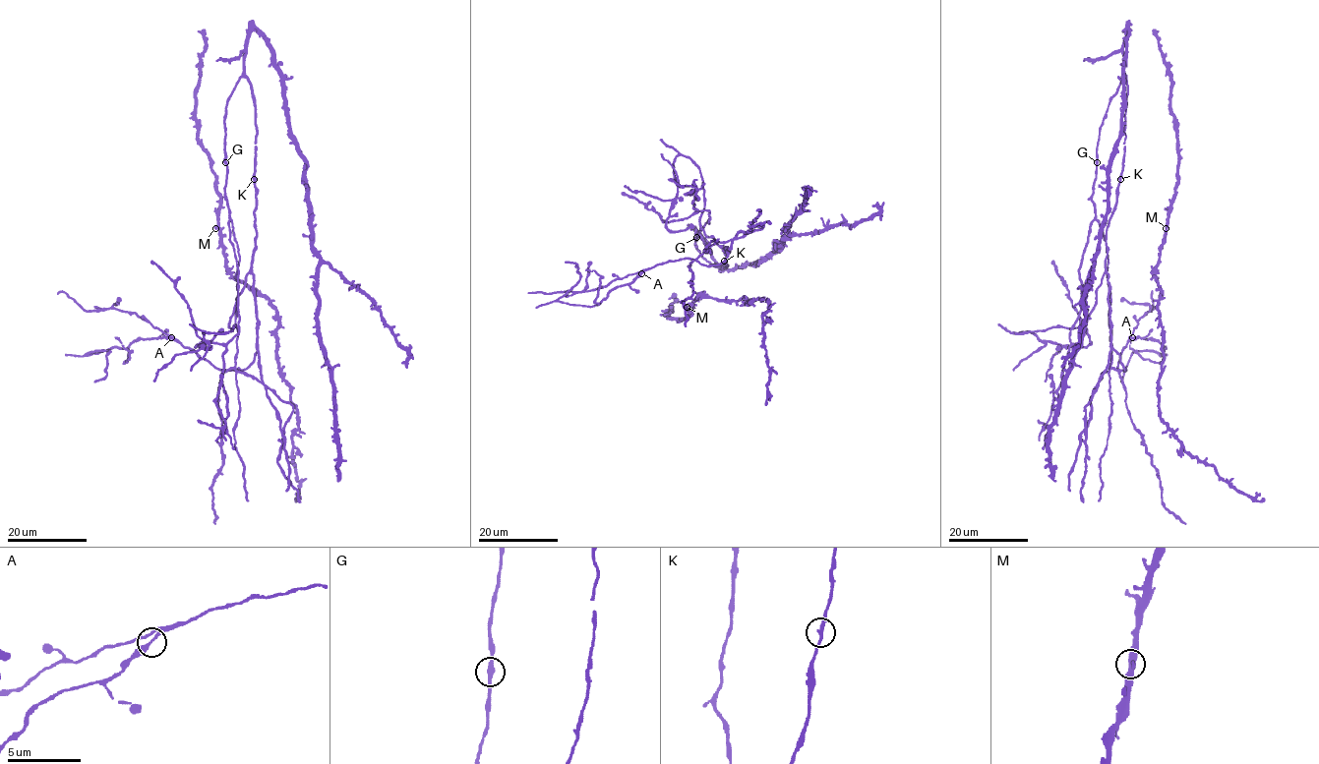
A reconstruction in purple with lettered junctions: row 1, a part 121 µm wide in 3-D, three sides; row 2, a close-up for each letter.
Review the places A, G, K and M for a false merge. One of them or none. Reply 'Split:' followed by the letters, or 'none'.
Split: none

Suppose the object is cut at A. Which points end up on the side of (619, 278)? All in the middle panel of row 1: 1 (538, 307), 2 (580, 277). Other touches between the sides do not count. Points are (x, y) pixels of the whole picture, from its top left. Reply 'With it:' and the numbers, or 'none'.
With it: none

